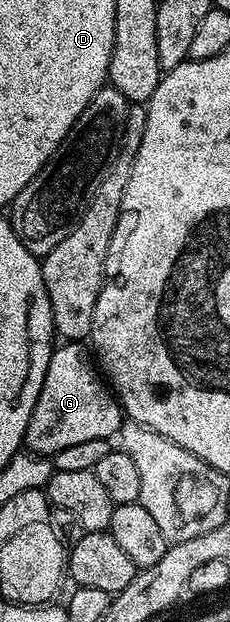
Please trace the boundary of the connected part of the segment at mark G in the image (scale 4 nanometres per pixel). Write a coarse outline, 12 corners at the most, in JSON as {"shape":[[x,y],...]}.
{"shape":[[68,341],[49,368],[23,437],[54,456],[114,439],[123,407],[88,347]]}

